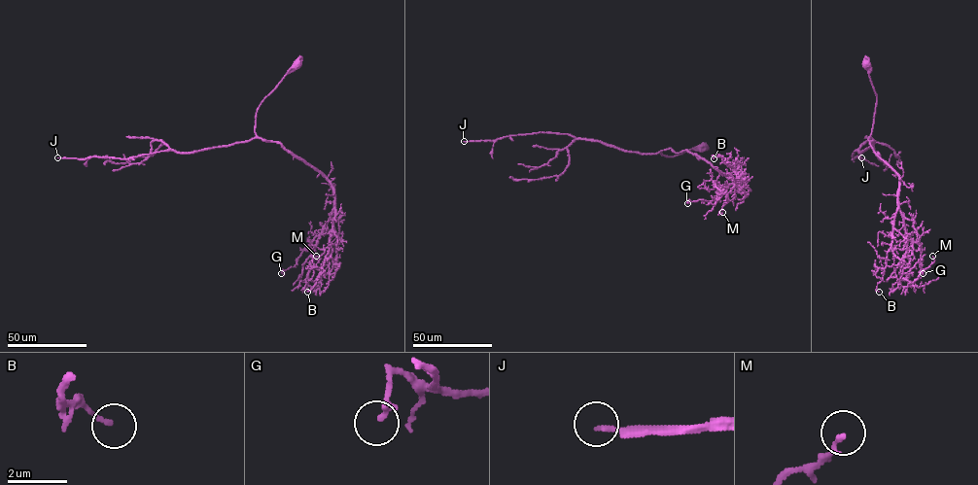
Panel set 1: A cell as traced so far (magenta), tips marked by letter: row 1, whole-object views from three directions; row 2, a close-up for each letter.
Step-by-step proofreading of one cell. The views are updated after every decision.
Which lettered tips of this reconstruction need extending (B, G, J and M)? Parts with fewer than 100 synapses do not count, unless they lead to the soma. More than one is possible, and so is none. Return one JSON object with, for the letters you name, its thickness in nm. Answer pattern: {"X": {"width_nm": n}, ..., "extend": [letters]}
{"J": {"width_nm": 180}, "extend": ["J"]}

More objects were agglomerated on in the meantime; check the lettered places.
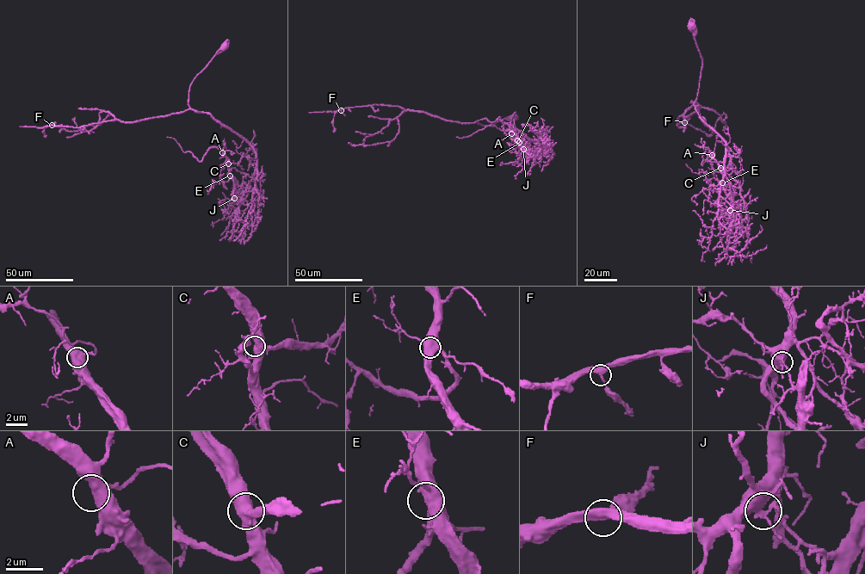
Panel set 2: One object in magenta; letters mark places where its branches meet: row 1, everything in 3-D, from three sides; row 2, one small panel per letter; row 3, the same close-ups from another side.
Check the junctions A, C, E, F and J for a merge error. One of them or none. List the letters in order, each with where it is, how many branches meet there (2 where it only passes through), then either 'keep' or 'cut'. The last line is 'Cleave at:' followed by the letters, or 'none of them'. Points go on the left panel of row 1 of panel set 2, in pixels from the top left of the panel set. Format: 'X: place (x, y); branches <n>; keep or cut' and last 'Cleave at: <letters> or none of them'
A: place (222, 152); branches 3; keep
C: place (228, 163); branches 3; keep
E: place (230, 175); branches 3; keep
F: place (52, 125); branches 3; keep
J: place (234, 198); branches 3; cut
Cleave at: J

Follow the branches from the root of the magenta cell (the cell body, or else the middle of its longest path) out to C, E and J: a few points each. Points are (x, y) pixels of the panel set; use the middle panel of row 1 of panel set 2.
C: (514, 116), (487, 126), (478, 122), (487, 119), (508, 123), (540, 145), (543, 154), (536, 156), (517, 140)
E: (514, 116), (487, 126), (478, 122), (487, 119), (508, 123), (540, 145), (543, 154), (536, 156), (519, 142)
J: (514, 116), (487, 126), (478, 122), (501, 120), (537, 145), (545, 144), (533, 151), (523, 149)

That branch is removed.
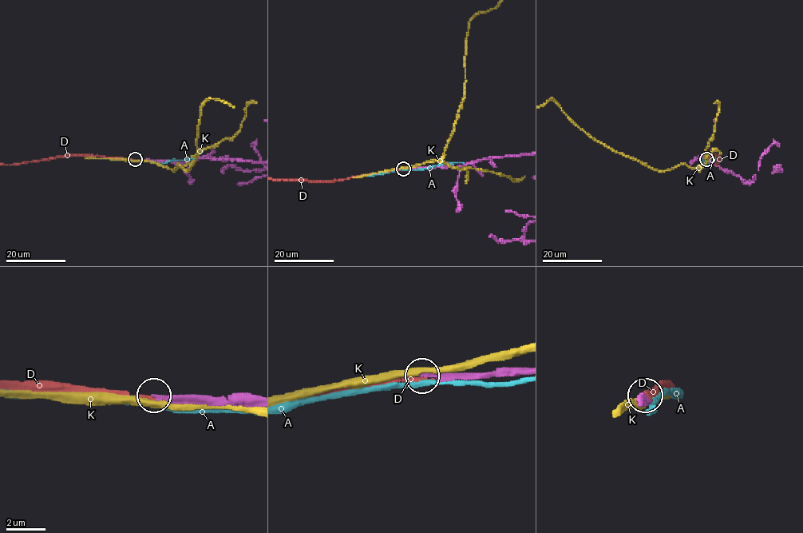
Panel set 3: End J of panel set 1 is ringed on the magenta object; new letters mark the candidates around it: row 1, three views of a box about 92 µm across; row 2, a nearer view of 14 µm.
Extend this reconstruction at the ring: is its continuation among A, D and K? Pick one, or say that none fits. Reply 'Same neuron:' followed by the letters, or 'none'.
Same neuron: D

